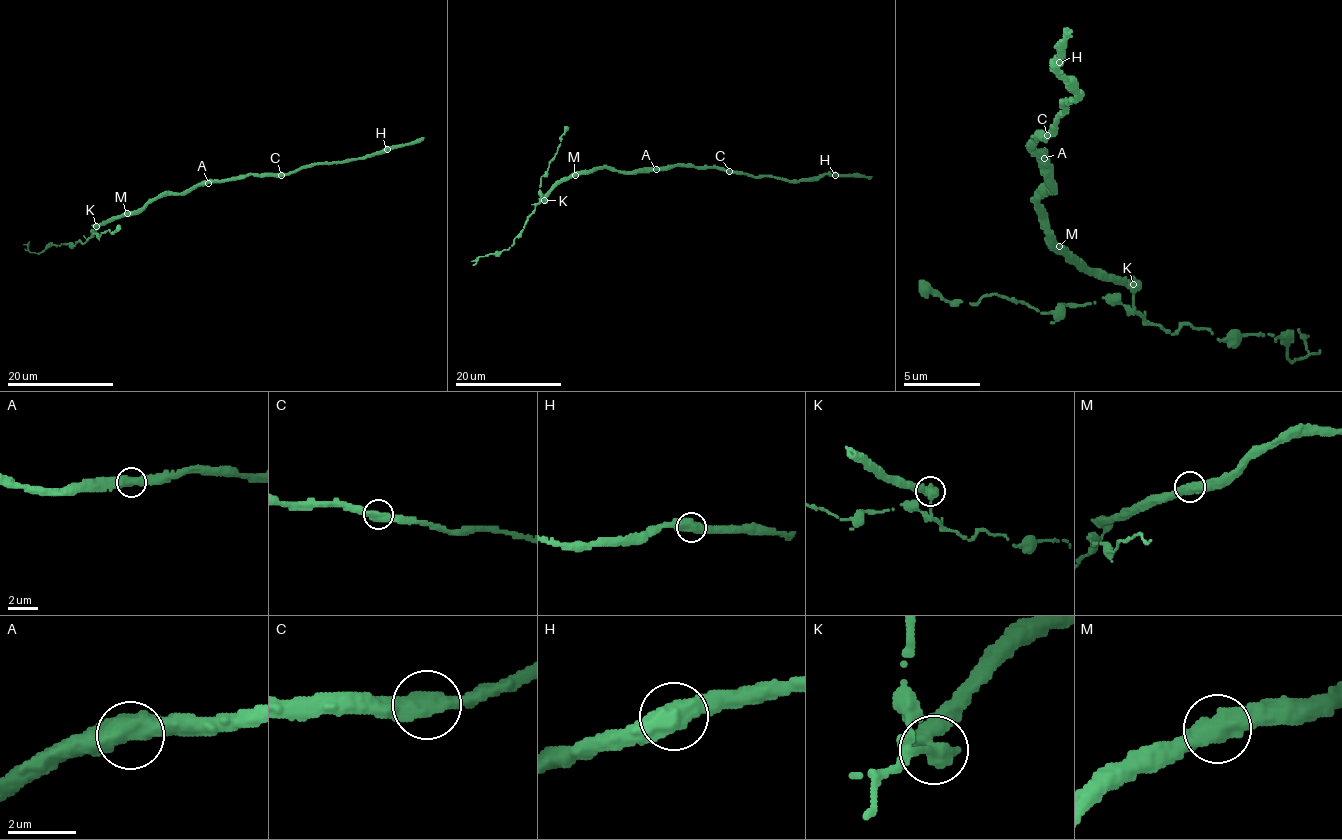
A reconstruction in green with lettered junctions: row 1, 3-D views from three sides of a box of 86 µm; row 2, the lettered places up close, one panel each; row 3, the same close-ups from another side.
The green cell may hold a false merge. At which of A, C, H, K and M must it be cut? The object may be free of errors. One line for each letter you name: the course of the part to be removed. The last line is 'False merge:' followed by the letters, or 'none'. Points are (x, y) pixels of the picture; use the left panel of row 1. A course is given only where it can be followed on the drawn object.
K: foreign part runs (96, 227), (95, 233), (84, 243), (80, 240), (75, 245), (48, 245), (35, 253), (28, 249), (29, 241)
False merge: K

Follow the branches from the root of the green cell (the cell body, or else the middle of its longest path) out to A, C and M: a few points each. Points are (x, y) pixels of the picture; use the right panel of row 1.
A: (1047, 173), (1044, 158)
C: (1047, 173), (1044, 162), (1032, 150), (1032, 143), (1040, 135), (1047, 135)
M: (1047, 173), (1051, 189), (1040, 200), (1040, 220), (1047, 235), (1059, 246)

